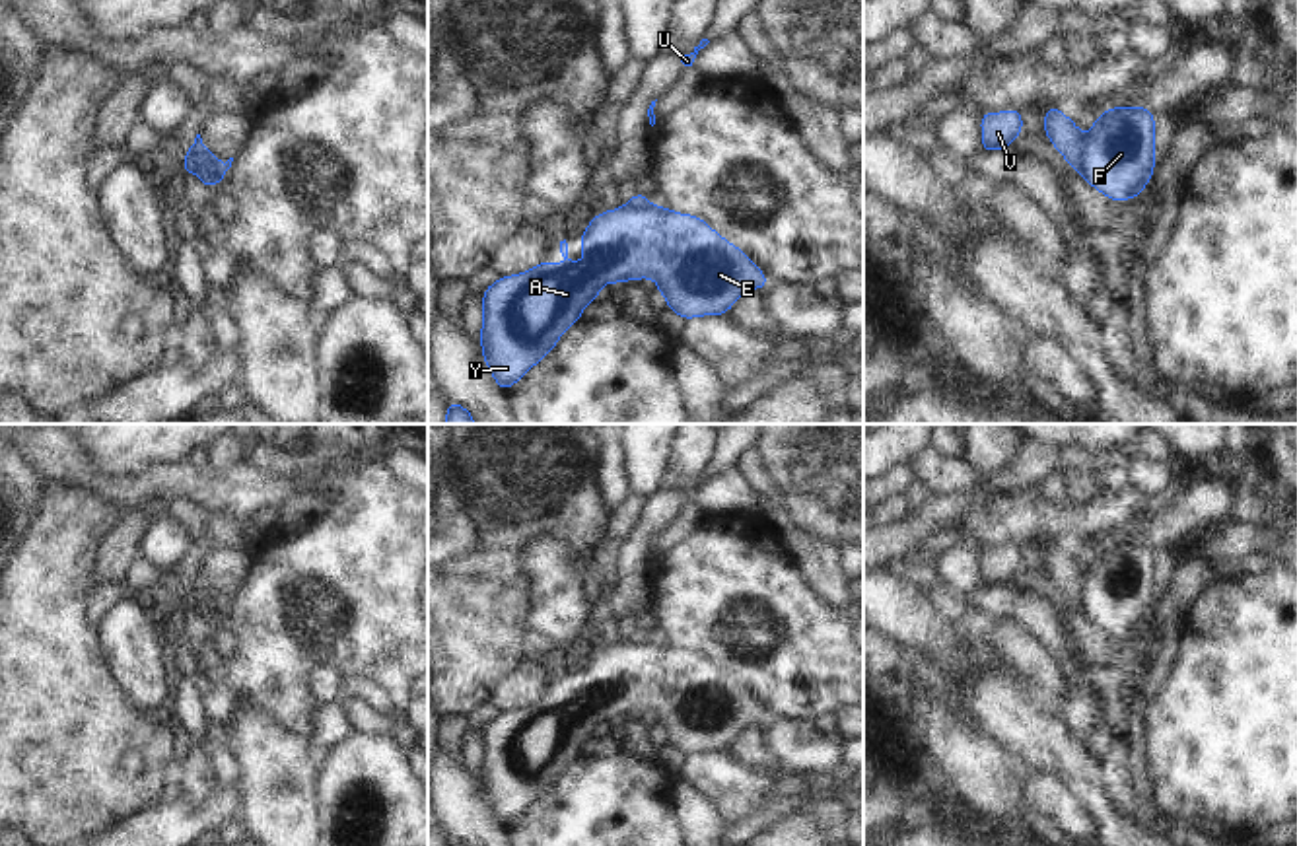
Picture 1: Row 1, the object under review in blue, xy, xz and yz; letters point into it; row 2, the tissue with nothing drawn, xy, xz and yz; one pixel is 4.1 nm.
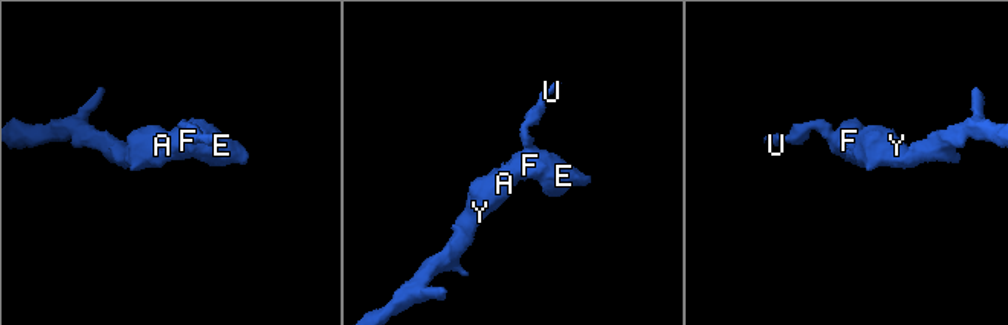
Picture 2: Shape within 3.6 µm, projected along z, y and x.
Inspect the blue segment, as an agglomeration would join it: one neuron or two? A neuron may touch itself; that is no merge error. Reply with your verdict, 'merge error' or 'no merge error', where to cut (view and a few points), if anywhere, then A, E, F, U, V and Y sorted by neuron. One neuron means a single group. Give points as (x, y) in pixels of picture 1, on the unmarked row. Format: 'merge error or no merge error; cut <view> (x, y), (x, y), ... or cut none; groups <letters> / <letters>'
merge error; cut yz (1084, 574), (1080, 607); groups A E F Y / U V

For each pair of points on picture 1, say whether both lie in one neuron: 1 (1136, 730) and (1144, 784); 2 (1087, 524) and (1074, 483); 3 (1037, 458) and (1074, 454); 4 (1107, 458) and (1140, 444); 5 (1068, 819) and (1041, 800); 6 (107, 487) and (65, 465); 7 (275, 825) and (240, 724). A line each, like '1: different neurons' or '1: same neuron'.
1: same neuron
2: different neurons
3: different neurons
4: same neuron
5: same neuron
6: same neuron
7: same neuron

